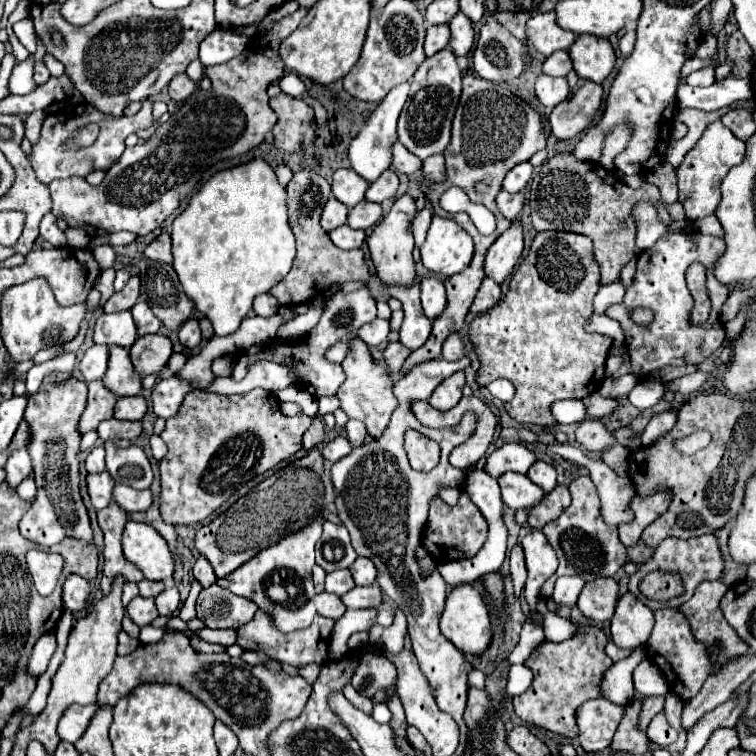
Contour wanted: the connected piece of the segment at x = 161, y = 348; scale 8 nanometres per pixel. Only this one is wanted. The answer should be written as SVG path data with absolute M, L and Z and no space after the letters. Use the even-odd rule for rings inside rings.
M148 334L136 338L130 348L130 360L140 376L158 374L172 354L172 342L162 334Z

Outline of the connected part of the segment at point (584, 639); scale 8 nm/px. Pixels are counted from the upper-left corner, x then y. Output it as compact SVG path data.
M580 624L578 634L560 644L544 640L524 662L532 670L534 680L524 694L512 698L514 712L524 722L532 722L566 738L574 738L578 734L574 718L576 708L586 700L600 696L598 684L602 680L602 674L612 666L612 660L604 652L606 642L608 638L600 628L586 624Z

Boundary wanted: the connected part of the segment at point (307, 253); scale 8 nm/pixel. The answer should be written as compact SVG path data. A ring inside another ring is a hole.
M296 172L286 188L286 202L288 202L288 216L290 216L290 228L296 236L296 258L292 270L286 274L284 280L280 280L270 292L282 306L296 306L306 304L320 294L324 294L334 284L344 284L350 280L368 280L368 266L364 260L364 252L360 248L356 250L340 250L332 244L326 230L320 226L320 214L330 198L330 184L318 176L316 172Z

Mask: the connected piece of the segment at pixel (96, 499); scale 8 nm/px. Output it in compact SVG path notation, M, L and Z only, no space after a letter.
M108 472L88 474L86 476L86 488L88 488L88 496L92 500L92 506L96 510L102 510L112 502L114 480L112 480L112 476Z

